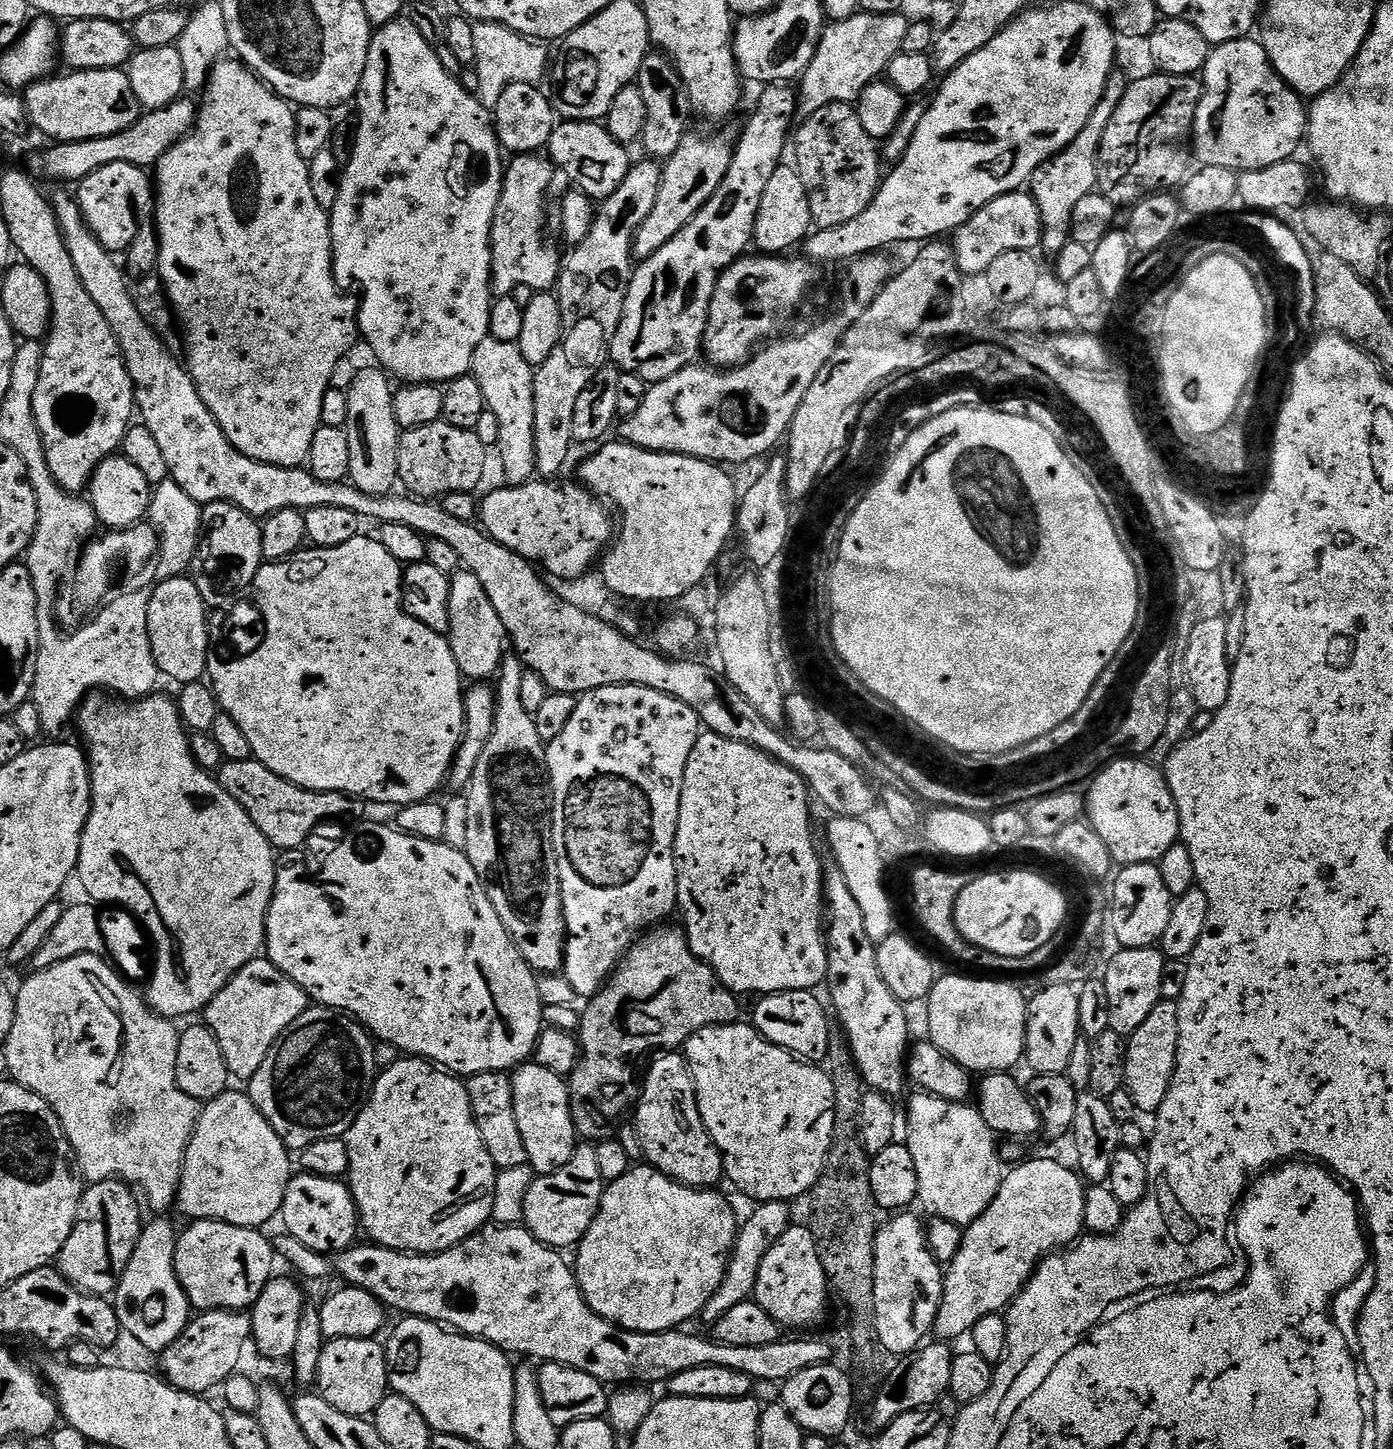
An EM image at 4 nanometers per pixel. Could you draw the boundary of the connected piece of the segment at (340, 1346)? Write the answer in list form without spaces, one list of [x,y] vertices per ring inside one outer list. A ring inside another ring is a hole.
[[[338,1338],[324,1345],[318,1362],[315,1387],[318,1395],[342,1414],[371,1417],[384,1396],[389,1395],[388,1353],[379,1339]]]

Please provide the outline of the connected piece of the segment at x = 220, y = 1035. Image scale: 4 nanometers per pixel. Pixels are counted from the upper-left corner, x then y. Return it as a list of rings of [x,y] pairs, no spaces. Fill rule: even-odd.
[[[257,958],[250,961],[234,978],[218,992],[207,1008],[202,1013],[203,1023],[218,1038],[218,1046],[222,1046],[222,1052],[226,1058],[228,1071],[241,1082],[251,1080],[252,1075],[259,1070],[262,1062],[270,1054],[270,1050],[276,1046],[280,1037],[290,1025],[299,1018],[310,1006],[306,993],[301,990],[286,974],[282,974],[275,968],[272,961],[267,958]]]

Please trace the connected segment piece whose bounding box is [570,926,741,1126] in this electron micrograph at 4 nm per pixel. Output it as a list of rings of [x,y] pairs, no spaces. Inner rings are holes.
[[[656,926],[643,933],[625,952],[604,987],[582,1008],[578,1023],[580,1061],[570,1077],[572,1117],[581,1125],[619,1125],[625,1119],[623,1116],[627,1112],[629,1115],[637,1105],[641,1090],[637,1080],[653,1057],[683,1049],[684,1043],[698,1034],[698,1030],[719,1024],[735,1024],[741,1019],[741,997],[731,992],[716,976],[716,971],[706,961],[699,960],[694,950],[690,950],[687,931],[680,926],[664,927],[668,926]]]

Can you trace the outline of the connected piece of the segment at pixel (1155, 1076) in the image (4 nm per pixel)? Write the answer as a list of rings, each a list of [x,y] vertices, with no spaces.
[[[1161,999],[1154,1010],[1134,1030],[1132,1036],[1127,1037],[1124,1053],[1124,1083],[1126,1091],[1134,1098],[1137,1113],[1155,1114],[1162,1106],[1166,1094],[1172,1085],[1176,1073],[1176,1059],[1178,1058],[1178,1003],[1175,1000]]]

